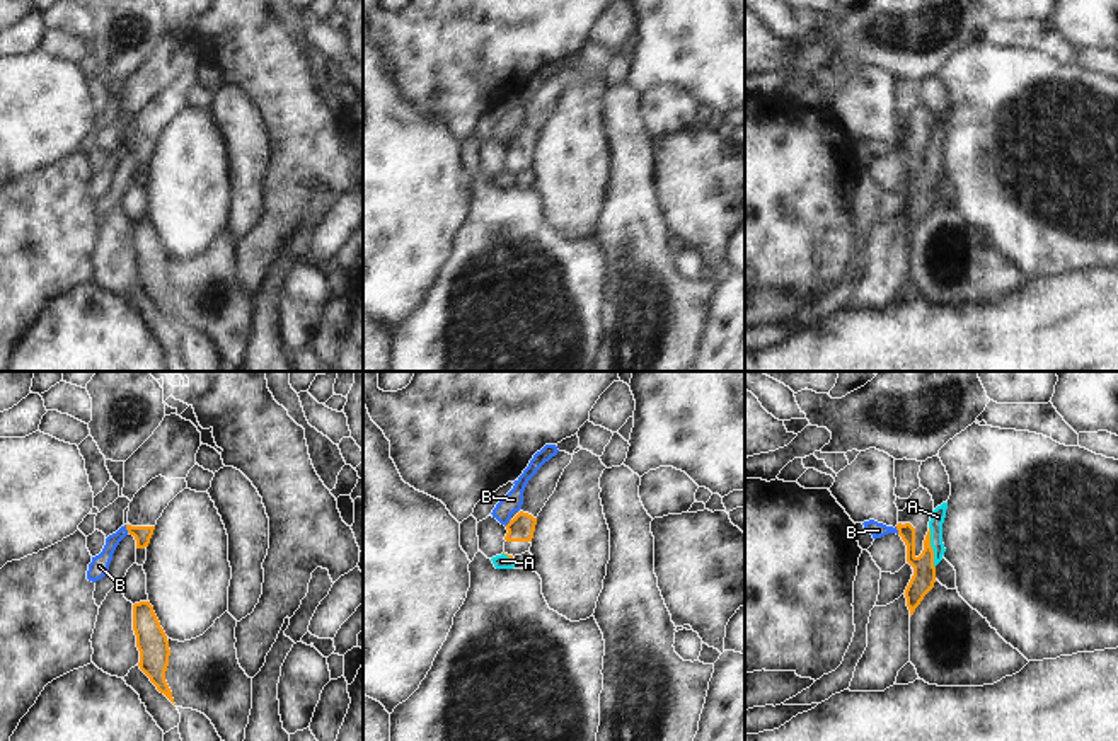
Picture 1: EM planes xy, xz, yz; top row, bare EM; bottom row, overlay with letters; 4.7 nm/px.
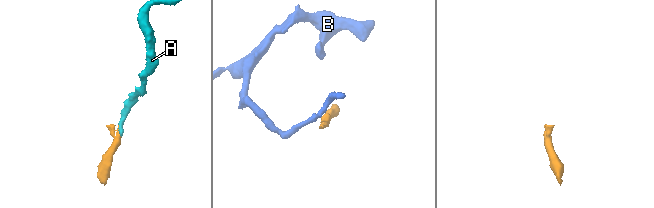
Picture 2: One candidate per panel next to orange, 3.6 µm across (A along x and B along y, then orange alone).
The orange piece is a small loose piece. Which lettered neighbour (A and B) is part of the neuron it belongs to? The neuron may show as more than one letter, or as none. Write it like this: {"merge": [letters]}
{"merge": ["A"]}

